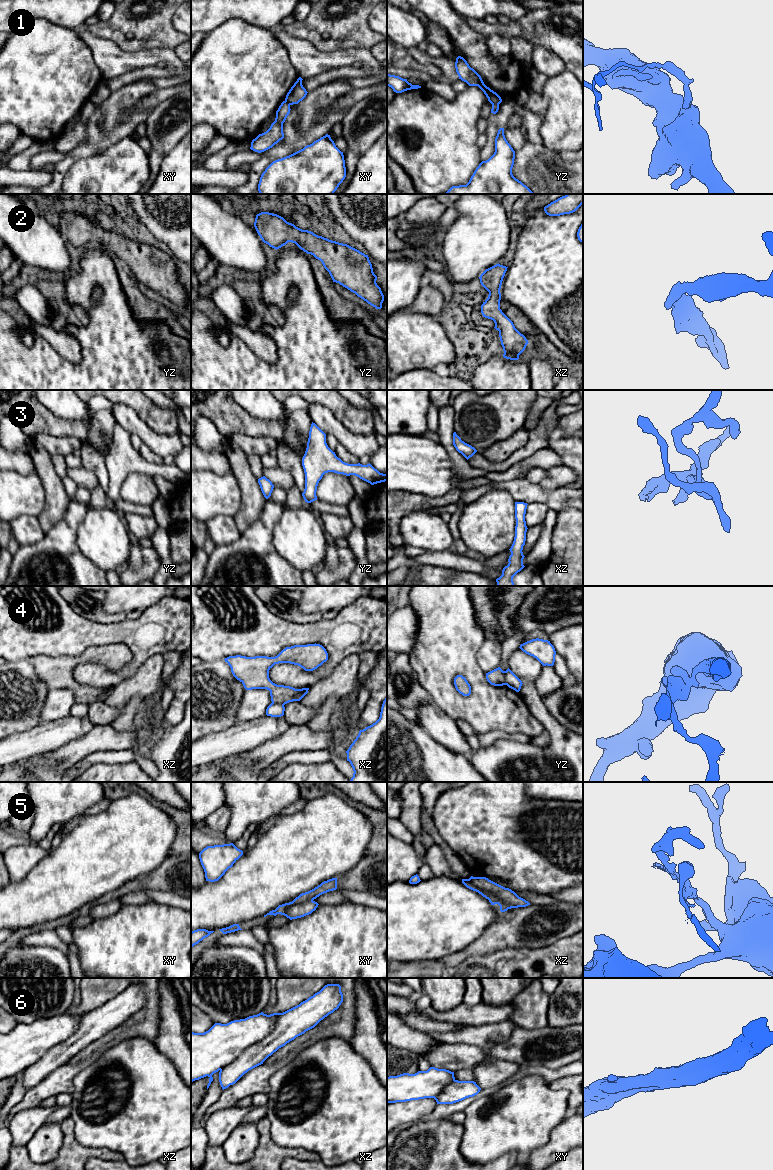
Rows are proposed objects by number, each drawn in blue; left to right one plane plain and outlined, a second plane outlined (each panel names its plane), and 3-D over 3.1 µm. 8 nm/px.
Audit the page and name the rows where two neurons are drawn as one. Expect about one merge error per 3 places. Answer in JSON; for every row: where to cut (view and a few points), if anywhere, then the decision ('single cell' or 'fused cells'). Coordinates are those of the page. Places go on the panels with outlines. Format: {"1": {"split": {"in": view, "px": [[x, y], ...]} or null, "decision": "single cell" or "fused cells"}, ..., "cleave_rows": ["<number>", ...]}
{"1": {"split": {"in": "yz", "px": [[492, 103], [498, 105]]}, "decision": "fused cells"}, "2": {"split": null, "decision": "single cell"}, "3": {"split": null, "decision": "single cell"}, "4": {"split": {"in": "yz", "px": [[503, 671], [506, 684]]}, "decision": "fused cells"}, "5": {"split": {"in": "xz", "px": [[469, 878], [482, 890], [496, 895], [508, 908]]}, "decision": "fused cells"}, "6": {"split": null, "decision": "single cell"}, "cleave_rows": ["1", "4", "5"]}

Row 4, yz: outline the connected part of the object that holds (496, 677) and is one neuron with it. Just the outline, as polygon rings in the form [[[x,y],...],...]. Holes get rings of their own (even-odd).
[[[500,667],[486,673],[486,679],[494,686],[506,685],[504,671]]]

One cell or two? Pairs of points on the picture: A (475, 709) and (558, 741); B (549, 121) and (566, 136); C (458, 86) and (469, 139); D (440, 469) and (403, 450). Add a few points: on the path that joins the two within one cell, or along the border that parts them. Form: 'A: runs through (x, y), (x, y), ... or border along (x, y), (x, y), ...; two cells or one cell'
A: border along (529, 710), (544, 728); two cells
B: runs through (553, 123), (562, 132); one cell
C: border along (468, 85), (456, 94); two cells
D: runs through (431, 469), (418, 465), (412, 459); one cell

